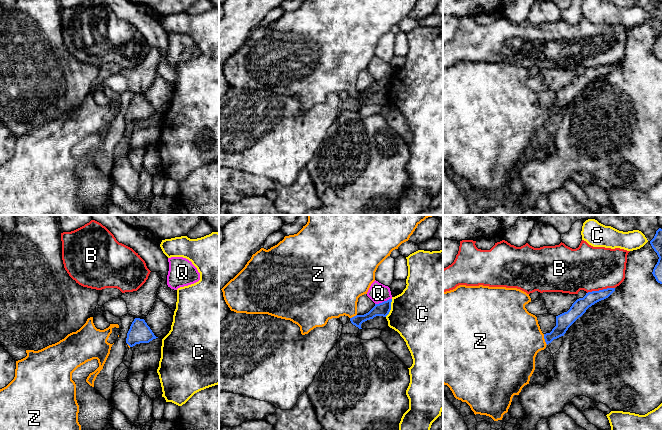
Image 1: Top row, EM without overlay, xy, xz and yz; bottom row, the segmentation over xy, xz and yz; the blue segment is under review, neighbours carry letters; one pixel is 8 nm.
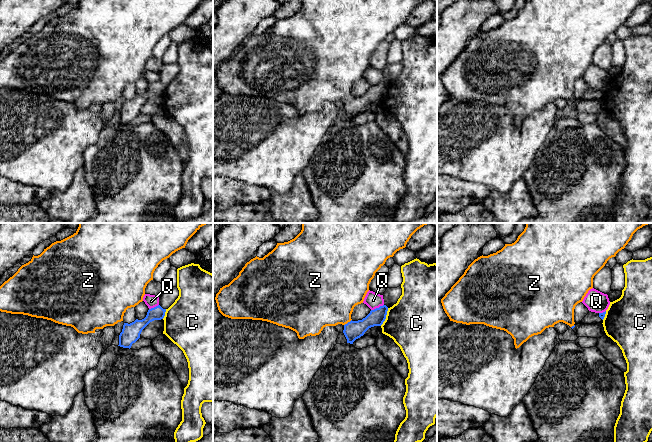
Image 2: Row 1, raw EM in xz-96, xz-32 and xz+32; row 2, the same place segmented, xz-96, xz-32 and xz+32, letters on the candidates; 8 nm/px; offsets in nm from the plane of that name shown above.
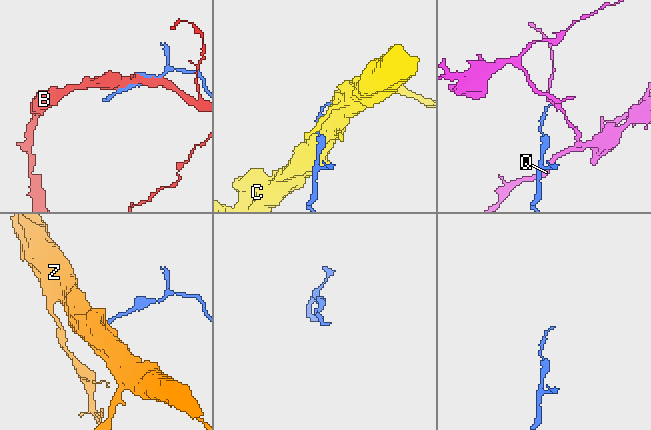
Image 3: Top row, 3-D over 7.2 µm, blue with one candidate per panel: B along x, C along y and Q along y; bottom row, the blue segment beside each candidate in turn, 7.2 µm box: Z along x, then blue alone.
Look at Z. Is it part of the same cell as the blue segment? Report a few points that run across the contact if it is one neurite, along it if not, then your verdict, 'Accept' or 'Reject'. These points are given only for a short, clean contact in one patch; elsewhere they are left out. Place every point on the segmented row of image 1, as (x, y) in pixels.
Line: yz (563, 321), (551, 336), (544, 338), (513, 337). Accept

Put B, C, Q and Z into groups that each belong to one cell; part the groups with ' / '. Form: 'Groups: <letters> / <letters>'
Groups: B / C / Q / Z

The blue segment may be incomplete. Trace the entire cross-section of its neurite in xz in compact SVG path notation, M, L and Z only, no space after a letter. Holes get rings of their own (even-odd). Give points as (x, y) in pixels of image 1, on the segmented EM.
M308 215L308 222L303 228L294 235L285 236L277 245L266 250L261 248L247 262L245 267L231 279L221 290L223 297L231 311L236 313L246 314L268 314L277 318L290 320L300 327L302 335L308 334L316 327L323 327L329 319L339 318L340 316L348 316L353 325L361 328L361 324L367 320L373 319L376 316L386 317L391 310L392 299L384 301L375 306L366 314L357 314L358 298L367 294L371 284L375 281L375 272L378 266L388 257L391 252L409 240L417 226L428 217L433 215Z

